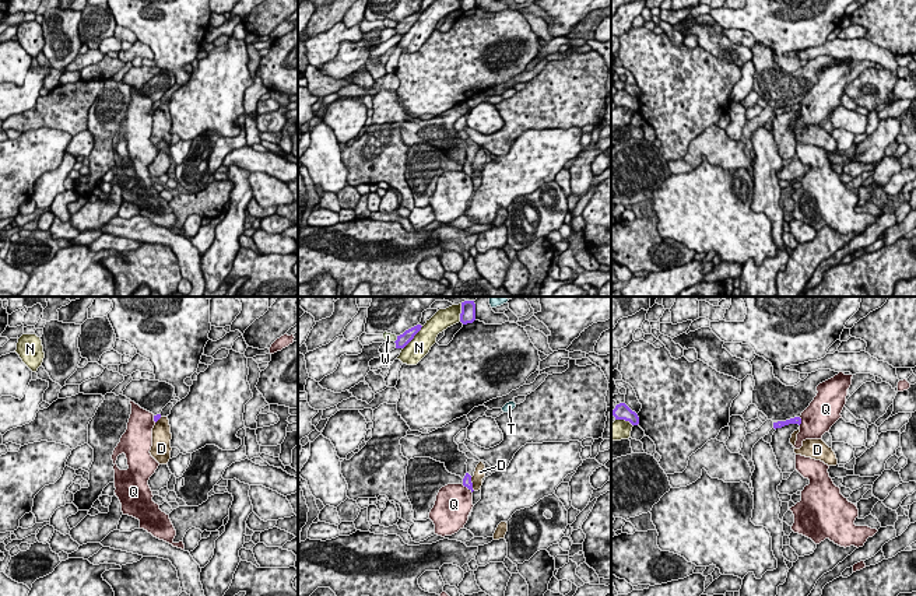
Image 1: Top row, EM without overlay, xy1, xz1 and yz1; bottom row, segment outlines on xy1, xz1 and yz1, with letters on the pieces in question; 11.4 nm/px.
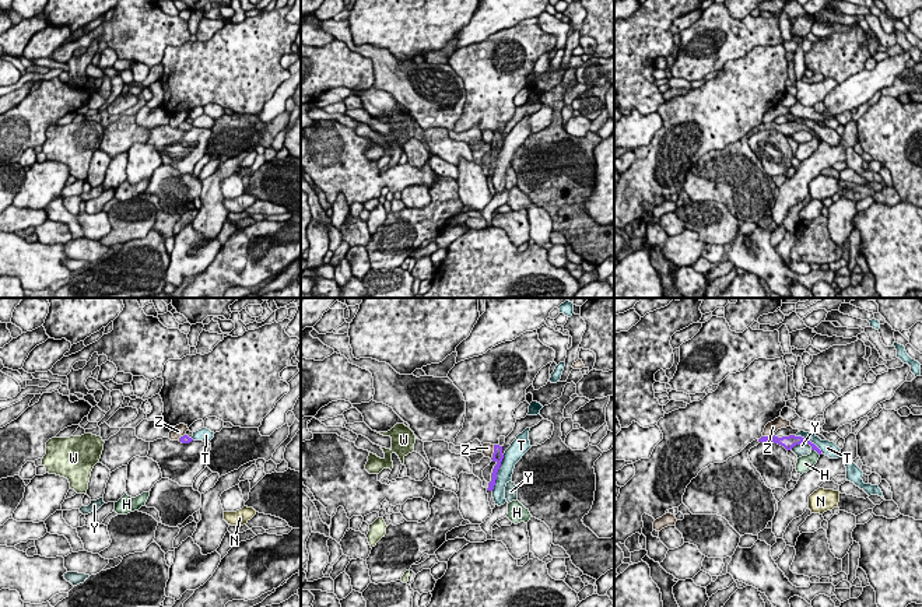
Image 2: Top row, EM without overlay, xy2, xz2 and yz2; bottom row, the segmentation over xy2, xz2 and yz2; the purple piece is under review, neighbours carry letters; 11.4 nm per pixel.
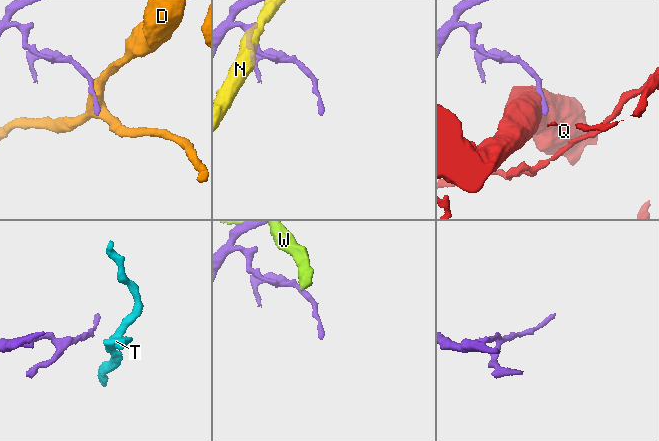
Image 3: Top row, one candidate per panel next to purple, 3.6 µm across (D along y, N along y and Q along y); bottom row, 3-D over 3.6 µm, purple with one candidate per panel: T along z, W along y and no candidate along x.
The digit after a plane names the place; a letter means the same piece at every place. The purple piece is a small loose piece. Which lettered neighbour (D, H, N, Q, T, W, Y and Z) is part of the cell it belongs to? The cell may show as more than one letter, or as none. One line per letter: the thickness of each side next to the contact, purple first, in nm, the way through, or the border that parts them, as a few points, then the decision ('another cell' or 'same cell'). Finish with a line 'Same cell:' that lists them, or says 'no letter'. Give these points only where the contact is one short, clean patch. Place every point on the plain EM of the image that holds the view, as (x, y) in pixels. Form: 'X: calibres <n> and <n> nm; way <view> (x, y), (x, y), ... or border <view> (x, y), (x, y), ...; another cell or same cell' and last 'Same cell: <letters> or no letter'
D: calibres 100 and 130 nm; border xz1 (470, 164), (474, 176); another cell
H: calibres 100 and 180 nm; border yz2 (812, 136), (819, 141); another cell
N: calibres 140 and 240 nm; another cell
Q: calibres 100 and 420 nm; border xz1 (462, 171), (471, 179); another cell
T: calibres 130 and 190 nm; another cell
W: calibres 140 and 100 nm; another cell
Y: calibres 160 and 160 nm; border yz2 (812, 133), (796, 130), (789, 136); another cell
Z: calibres 130 and 130 nm; border xz2 (494, 132), (494, 139), (490, 144); another cell
Same cell: no letter

